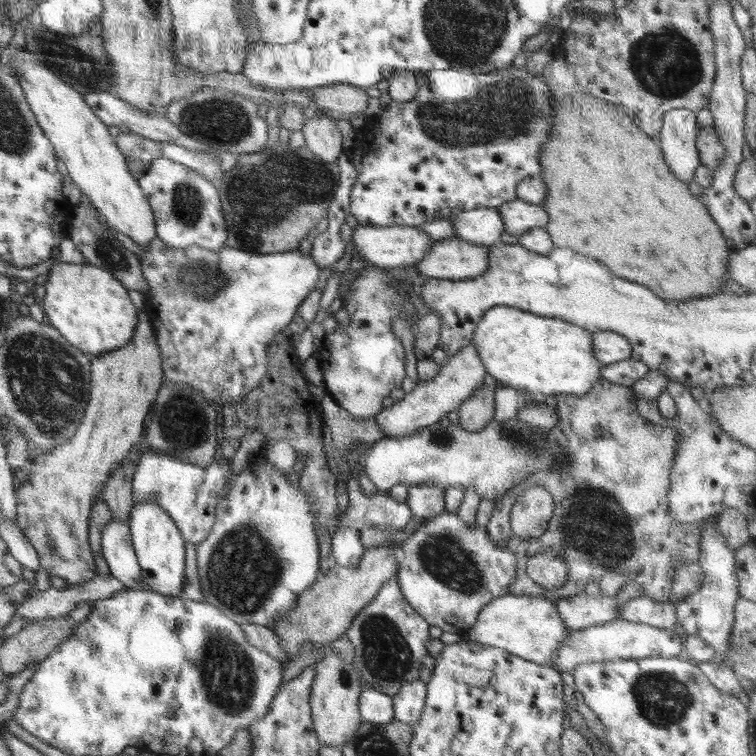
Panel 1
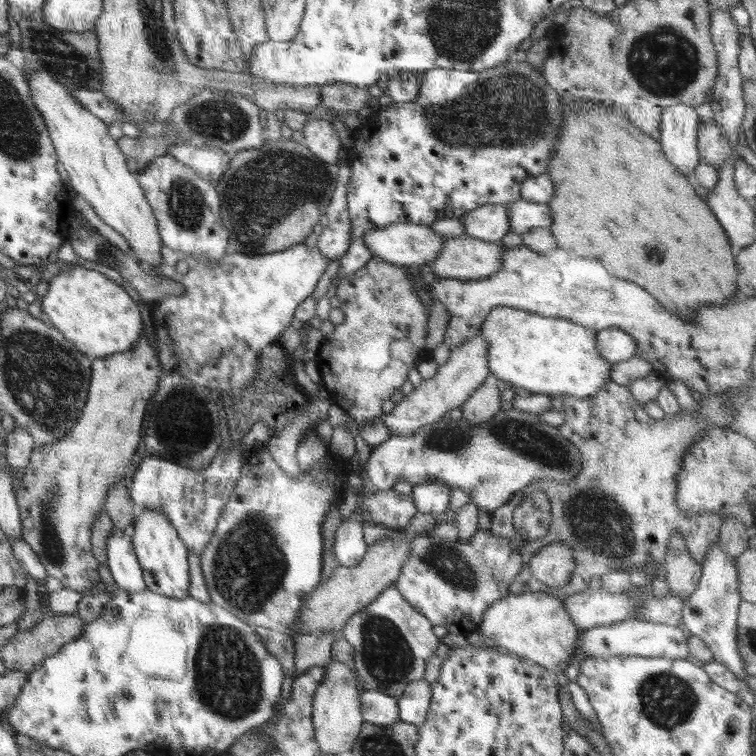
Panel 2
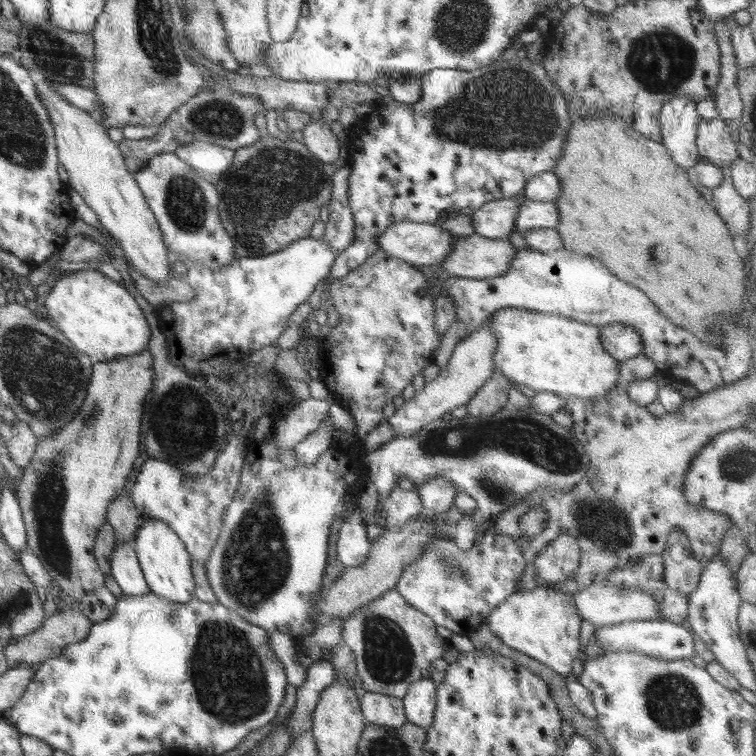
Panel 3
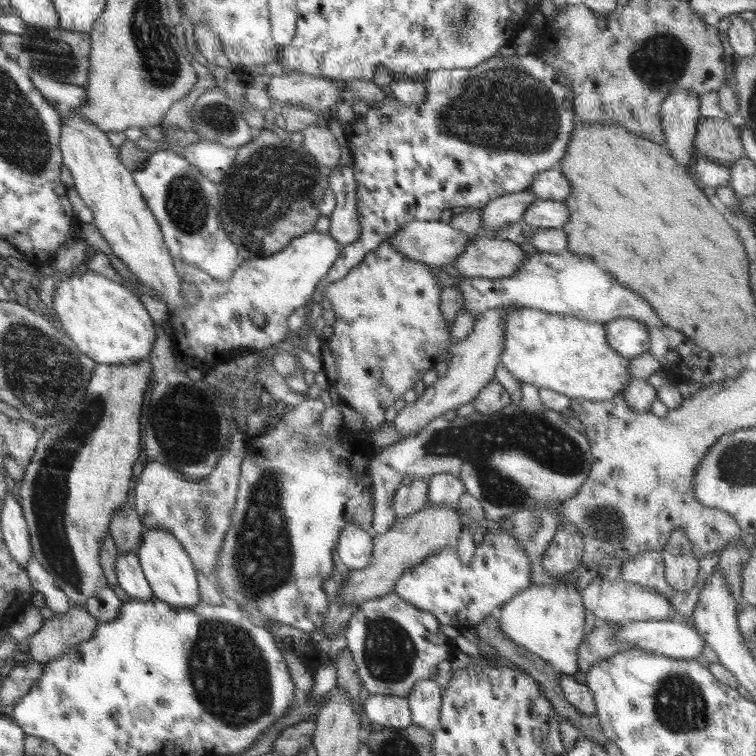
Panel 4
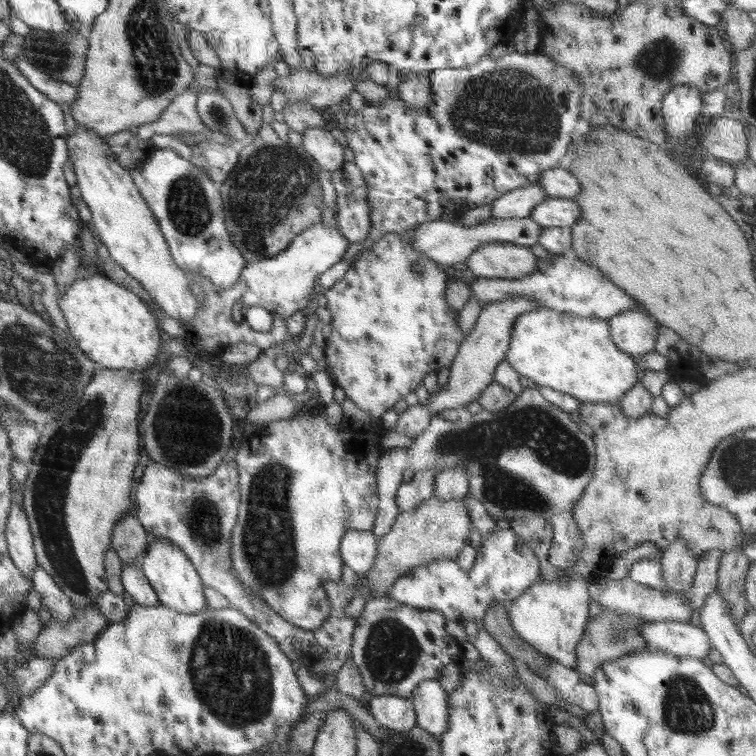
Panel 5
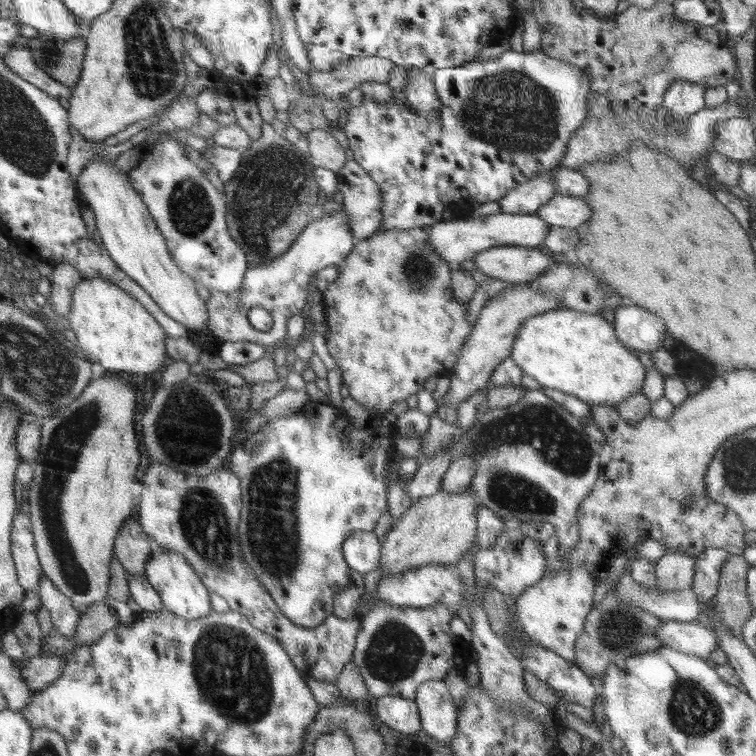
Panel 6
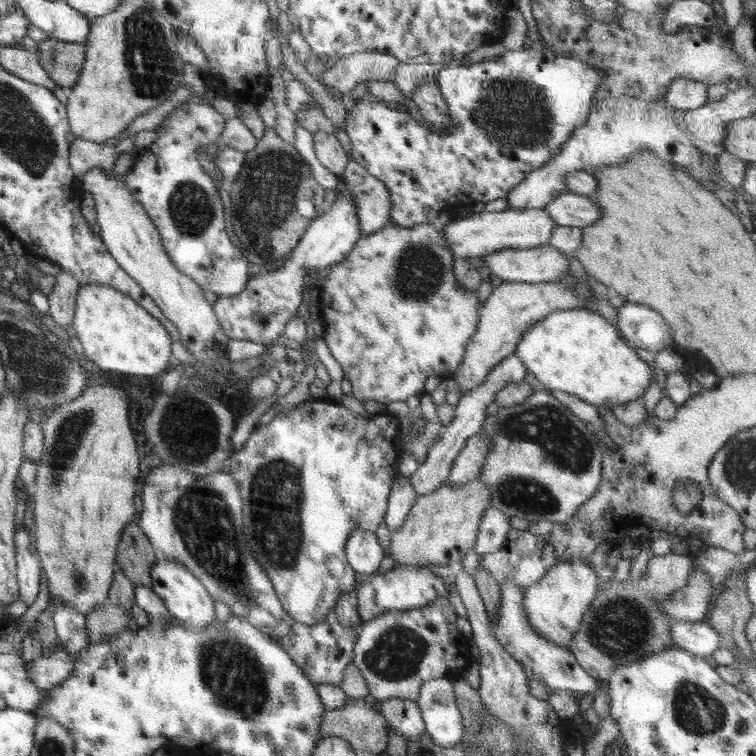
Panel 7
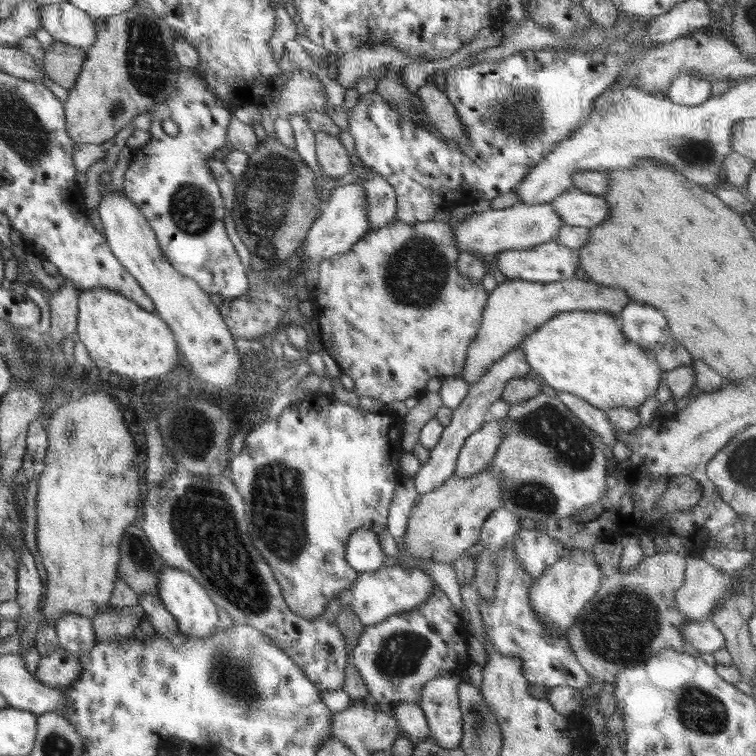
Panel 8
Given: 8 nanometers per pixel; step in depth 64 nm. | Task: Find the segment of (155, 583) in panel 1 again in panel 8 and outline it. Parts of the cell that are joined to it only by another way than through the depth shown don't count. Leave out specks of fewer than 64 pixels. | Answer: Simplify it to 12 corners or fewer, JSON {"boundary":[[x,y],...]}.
{"boundary":[[166,565],[157,596],[180,632],[209,637],[218,608],[197,578]]}

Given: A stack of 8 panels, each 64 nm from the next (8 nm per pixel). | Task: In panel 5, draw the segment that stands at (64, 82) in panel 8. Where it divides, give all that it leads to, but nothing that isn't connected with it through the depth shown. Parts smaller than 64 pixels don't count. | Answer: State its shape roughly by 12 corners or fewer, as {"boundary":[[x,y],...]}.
{"boundary":[[32,28],[23,54],[40,72],[77,87],[89,42],[78,31]]}

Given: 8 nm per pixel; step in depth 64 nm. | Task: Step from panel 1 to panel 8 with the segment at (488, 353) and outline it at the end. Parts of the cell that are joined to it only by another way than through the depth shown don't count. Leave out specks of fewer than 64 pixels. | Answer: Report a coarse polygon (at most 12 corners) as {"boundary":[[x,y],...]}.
{"boundary":[[556,314],[519,346],[550,388],[638,410],[666,373],[618,316]]}

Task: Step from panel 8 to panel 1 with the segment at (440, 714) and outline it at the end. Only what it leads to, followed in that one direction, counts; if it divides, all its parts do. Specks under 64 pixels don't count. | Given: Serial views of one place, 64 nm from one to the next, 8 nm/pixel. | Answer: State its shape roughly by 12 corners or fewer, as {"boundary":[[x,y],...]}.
{"boundary":[[404,683],[392,695],[394,720],[414,726],[426,704],[427,683]]}

